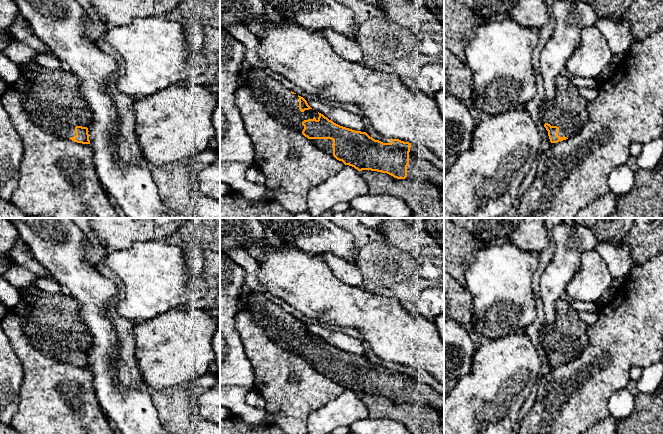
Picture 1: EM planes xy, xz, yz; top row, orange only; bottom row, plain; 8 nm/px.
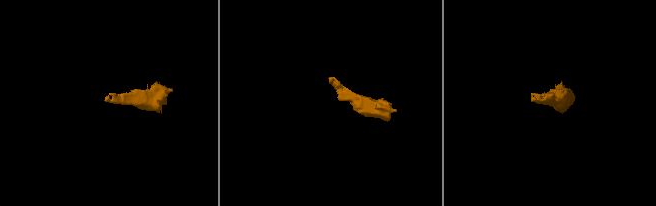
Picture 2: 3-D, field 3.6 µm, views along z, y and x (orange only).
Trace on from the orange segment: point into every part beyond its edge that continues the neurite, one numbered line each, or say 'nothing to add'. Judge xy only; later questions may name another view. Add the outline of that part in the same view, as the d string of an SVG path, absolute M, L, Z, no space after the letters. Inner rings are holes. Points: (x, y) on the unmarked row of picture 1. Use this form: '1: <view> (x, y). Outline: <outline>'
1: xy (52, 322). Outline: M19 289L20 298L13 310L24 320L24 329L30 344L47 357L63 363L75 361L75 351L89 350L92 336L80 319L80 306L68 294L51 294L41 290L34 296L28 290Z

